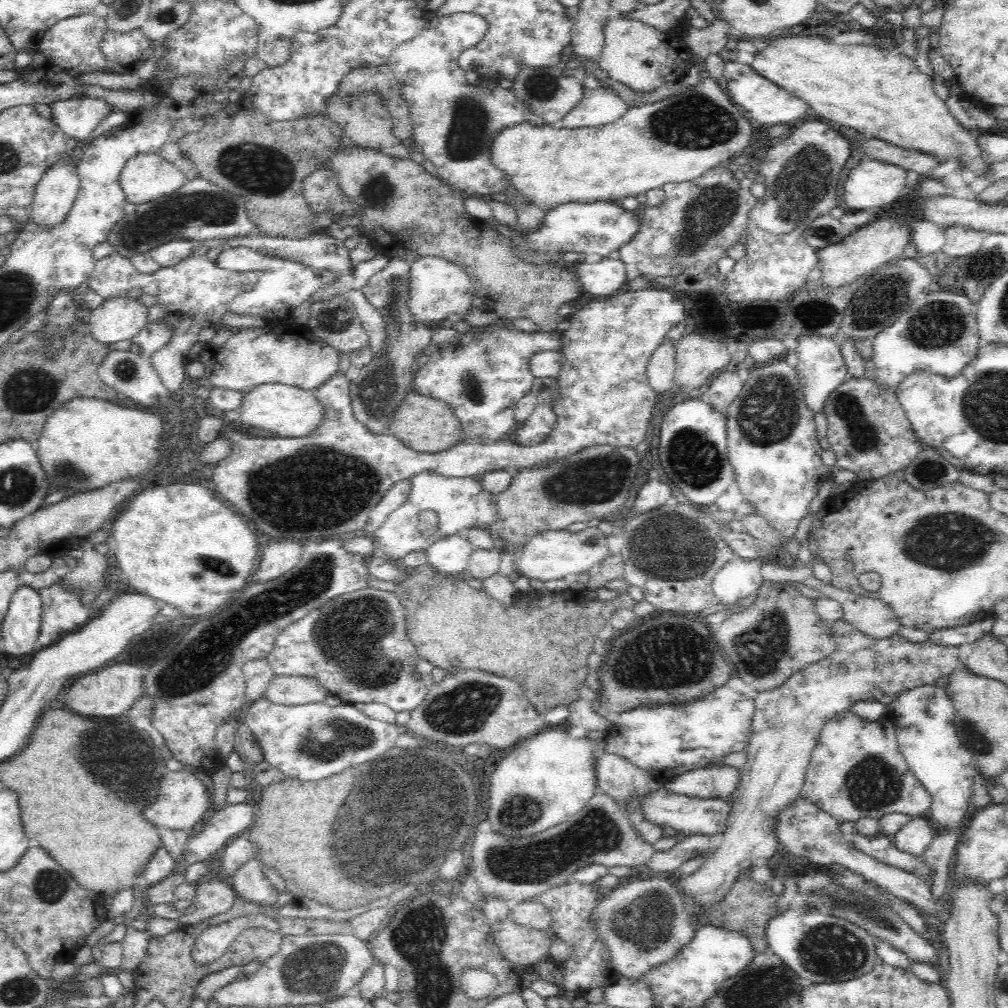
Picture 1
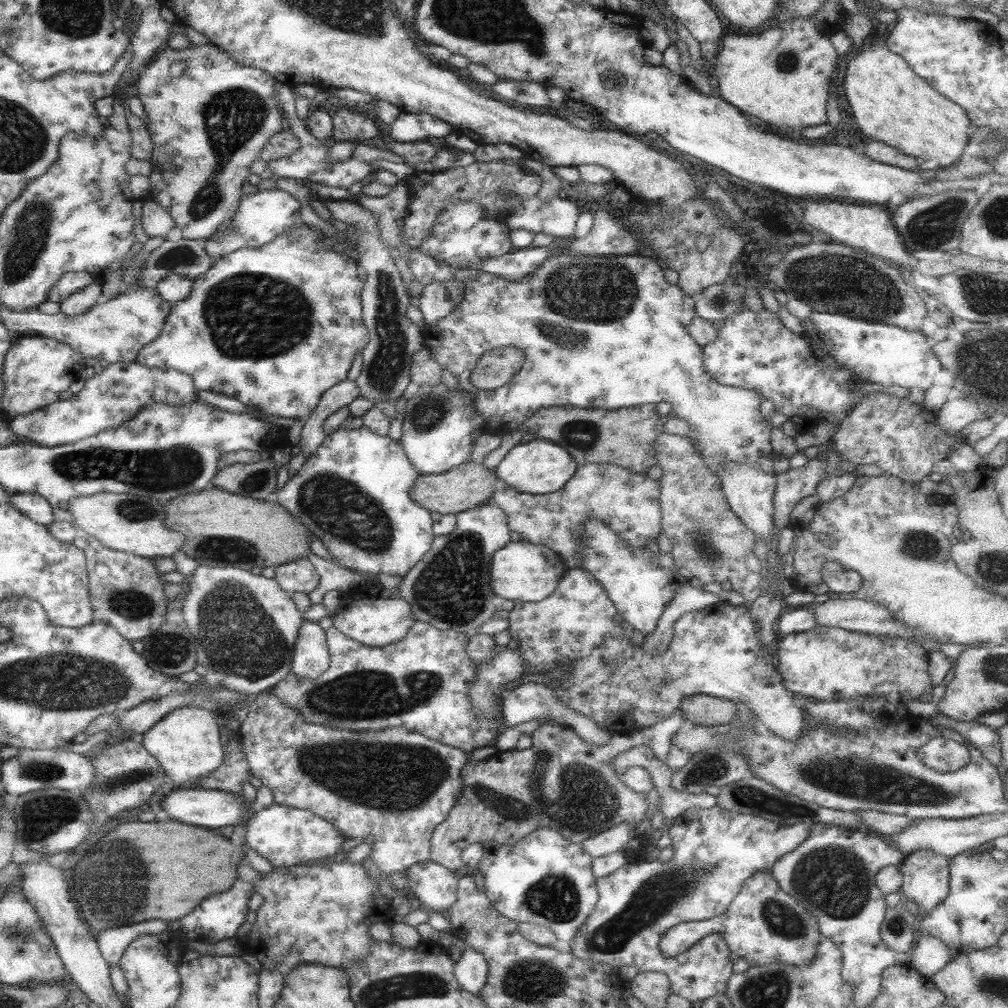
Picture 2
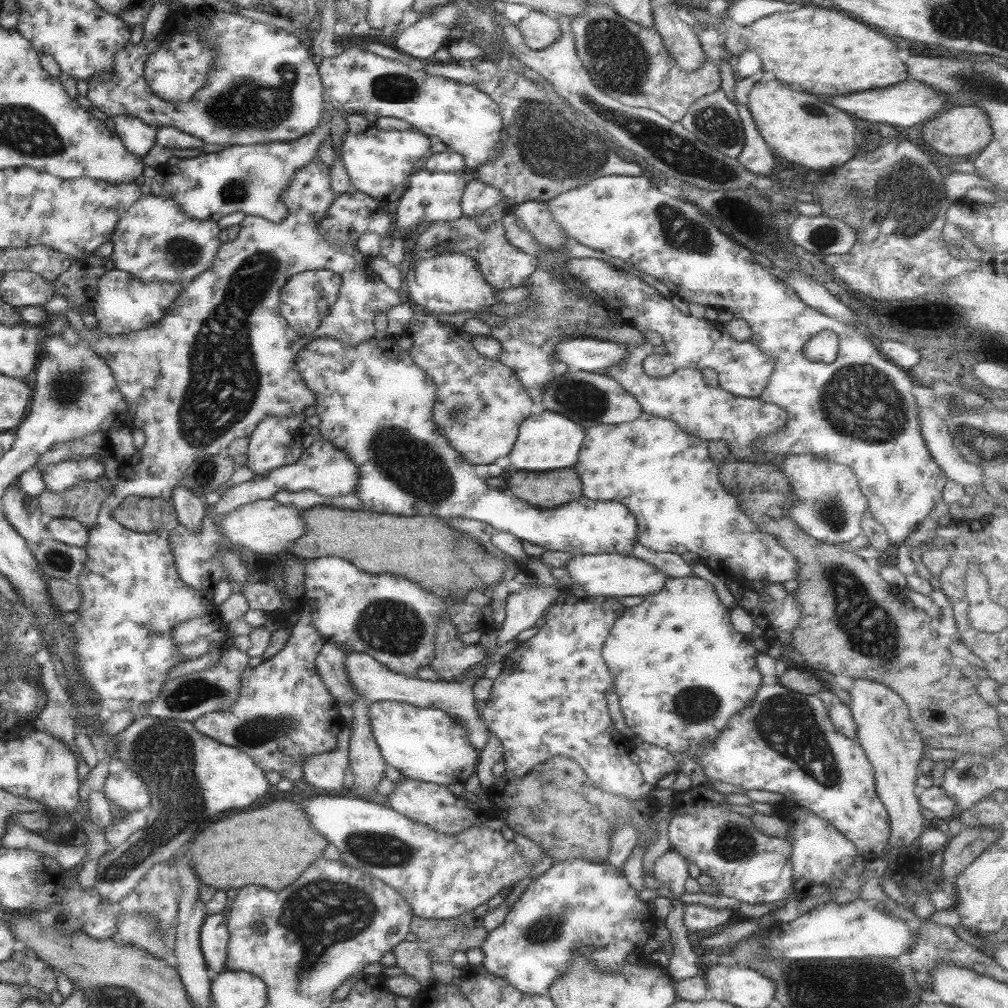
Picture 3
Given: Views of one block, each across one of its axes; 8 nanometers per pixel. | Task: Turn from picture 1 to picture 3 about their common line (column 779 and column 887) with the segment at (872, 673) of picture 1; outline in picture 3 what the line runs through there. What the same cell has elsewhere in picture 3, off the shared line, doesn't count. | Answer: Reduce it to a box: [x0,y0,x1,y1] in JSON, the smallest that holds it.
[847,676,927,849]

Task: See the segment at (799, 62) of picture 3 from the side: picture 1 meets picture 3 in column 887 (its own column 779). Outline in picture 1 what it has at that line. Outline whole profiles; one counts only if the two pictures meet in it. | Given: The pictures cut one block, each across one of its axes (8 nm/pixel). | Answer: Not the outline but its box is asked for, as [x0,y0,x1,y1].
[750,36,993,178]

